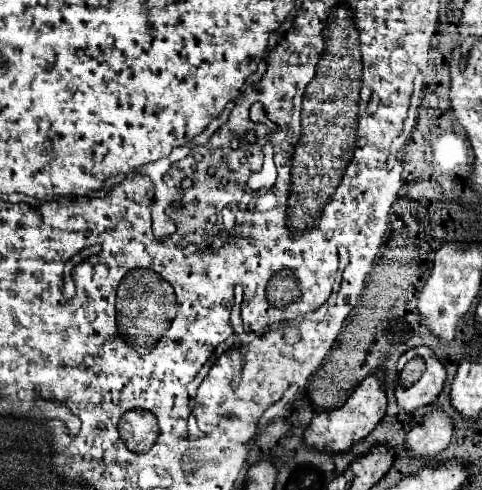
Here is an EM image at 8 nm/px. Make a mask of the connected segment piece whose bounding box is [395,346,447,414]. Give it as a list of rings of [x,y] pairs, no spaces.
[[[417,346],[415,354],[425,358],[425,364],[427,364],[425,374],[415,384],[411,384],[409,388],[399,386],[395,390],[395,398],[407,414],[413,414],[419,406],[425,406],[425,404],[433,402],[439,396],[439,392],[445,384],[445,378],[447,378],[445,364],[435,356],[435,352],[431,348]]]

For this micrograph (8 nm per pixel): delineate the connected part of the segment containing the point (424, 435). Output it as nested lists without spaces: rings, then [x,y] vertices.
[[[435,408],[431,416],[425,416],[421,424],[413,424],[407,434],[407,446],[413,458],[433,460],[449,446],[455,420],[441,408]]]

